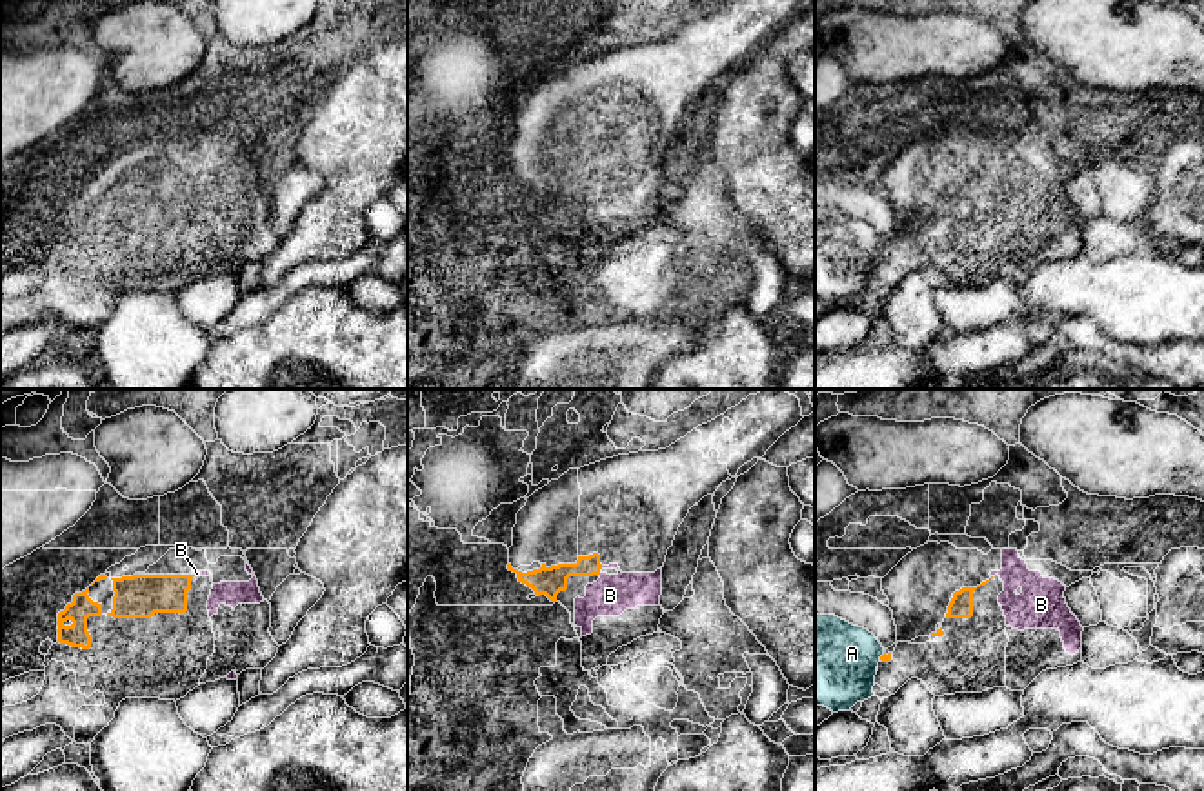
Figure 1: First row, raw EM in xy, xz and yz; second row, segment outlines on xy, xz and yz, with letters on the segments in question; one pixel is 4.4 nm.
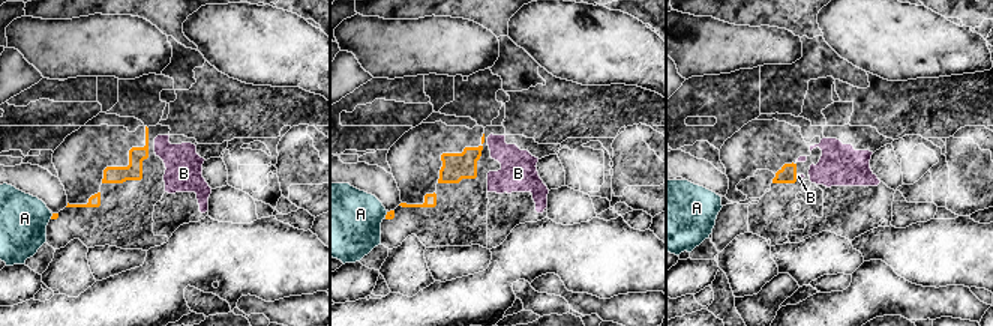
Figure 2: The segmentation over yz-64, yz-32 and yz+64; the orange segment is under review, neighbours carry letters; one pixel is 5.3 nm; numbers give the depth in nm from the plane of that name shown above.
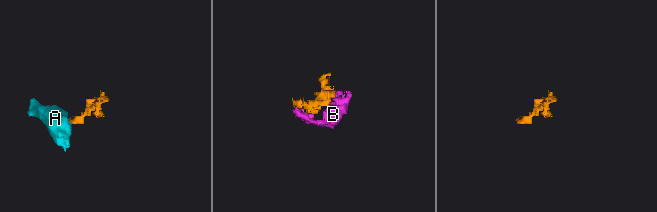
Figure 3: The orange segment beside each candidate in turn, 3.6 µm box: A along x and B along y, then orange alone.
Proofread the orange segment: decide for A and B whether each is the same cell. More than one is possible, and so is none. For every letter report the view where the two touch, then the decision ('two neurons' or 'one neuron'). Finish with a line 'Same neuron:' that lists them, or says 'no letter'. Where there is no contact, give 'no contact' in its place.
A: yz | two neurons
B: xz | one neuron
Same neuron: B

